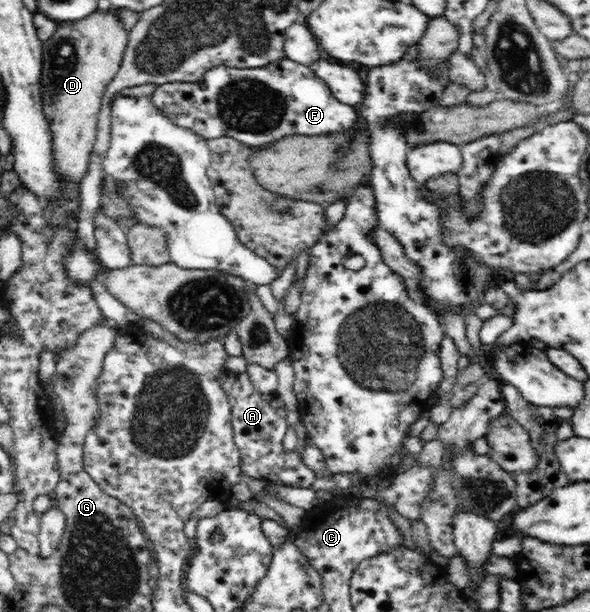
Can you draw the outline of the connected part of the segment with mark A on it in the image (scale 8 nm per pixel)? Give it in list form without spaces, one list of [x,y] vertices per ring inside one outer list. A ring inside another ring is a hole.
[[[247,372],[235,373],[235,379],[228,393],[228,402],[232,407],[231,422],[234,442],[240,454],[240,467],[245,475],[253,479],[263,479],[275,484],[310,488],[318,479],[317,473],[309,464],[305,464],[297,449],[287,451],[283,446],[283,437],[287,431],[286,410],[282,401],[268,399],[261,395],[251,383]],[[265,437],[270,437],[270,442]]]

